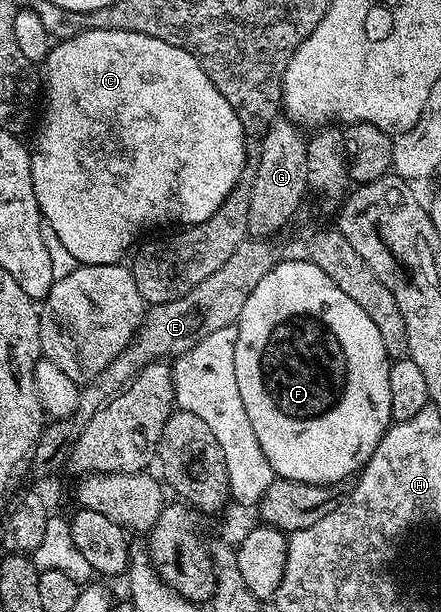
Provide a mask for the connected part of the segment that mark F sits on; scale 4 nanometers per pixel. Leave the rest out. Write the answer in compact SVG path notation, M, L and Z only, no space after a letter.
M309 260L303 262L280 261L253 288L249 300L245 300L245 308L241 308L238 320L237 348L233 352L233 368L237 368L237 388L241 388L241 401L245 403L245 412L249 415L249 424L253 424L253 436L257 436L257 444L261 444L261 452L265 452L265 460L273 468L273 472L280 478L288 478L294 482L331 486L335 482L343 482L347 477L358 475L373 456L381 436L387 427L392 425L391 405L389 404L389 368L392 359L387 357L385 343L381 341L381 332L377 332L377 324L369 320L369 315L357 305L357 300L345 296L317 264Z

